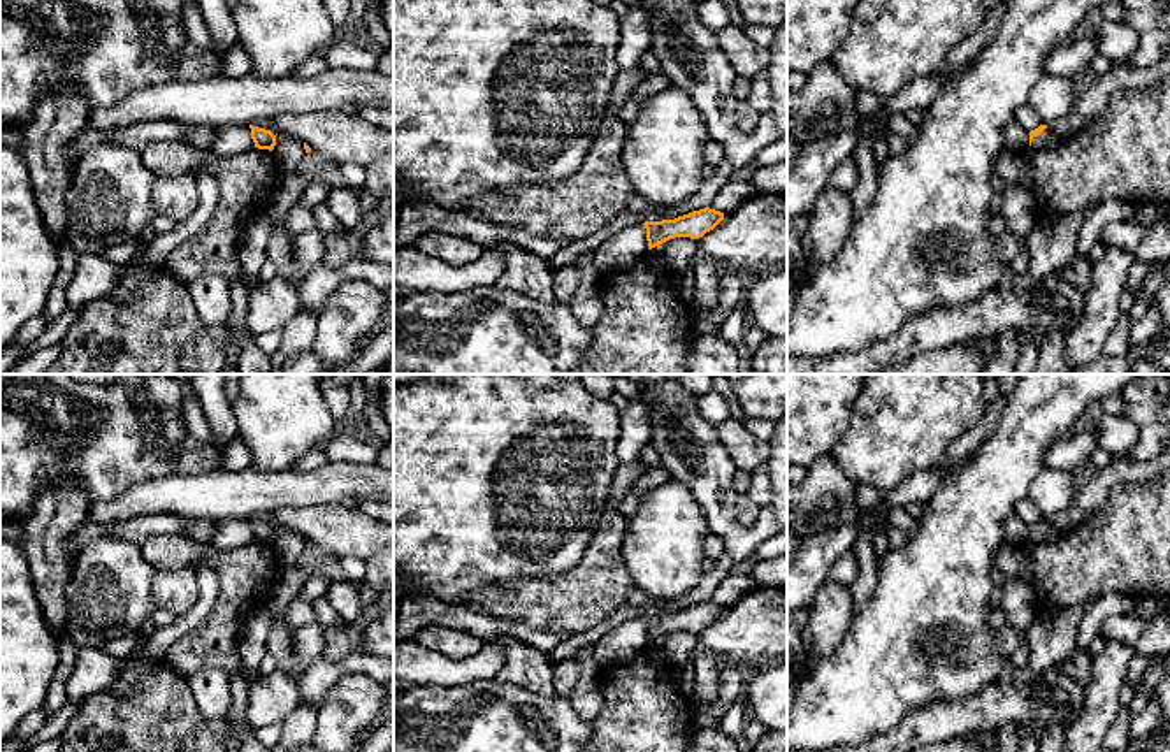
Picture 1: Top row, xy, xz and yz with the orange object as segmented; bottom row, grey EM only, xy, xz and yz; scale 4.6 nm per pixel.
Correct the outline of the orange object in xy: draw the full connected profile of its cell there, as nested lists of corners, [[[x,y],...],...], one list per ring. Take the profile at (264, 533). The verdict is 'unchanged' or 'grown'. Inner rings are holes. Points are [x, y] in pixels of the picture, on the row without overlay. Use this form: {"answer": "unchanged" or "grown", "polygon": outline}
{"answer": "grown", "polygon": [[[223,520],[216,524],[213,538],[207,541],[218,550],[234,550],[248,543],[269,543],[276,539],[276,529],[271,524],[258,520]]]}

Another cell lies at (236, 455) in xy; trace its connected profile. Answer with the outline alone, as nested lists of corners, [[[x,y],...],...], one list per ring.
[[[237,436],[221,448],[221,464],[225,471],[244,471],[251,467],[253,457],[248,445]]]

